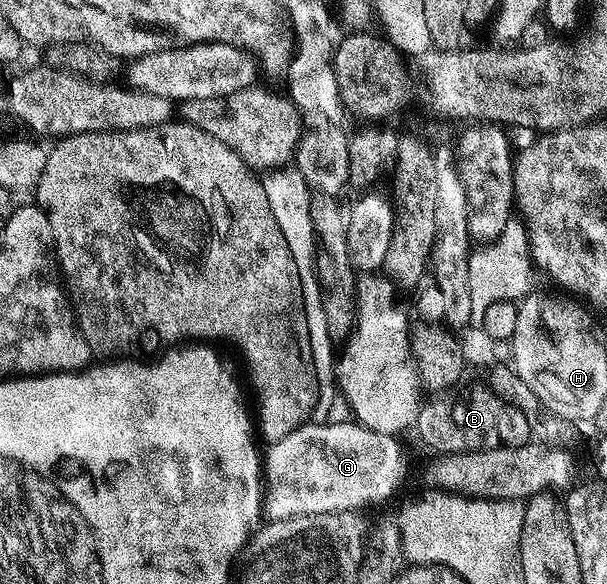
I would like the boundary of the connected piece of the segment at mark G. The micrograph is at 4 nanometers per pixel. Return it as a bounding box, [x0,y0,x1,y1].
[263,422,409,521]

